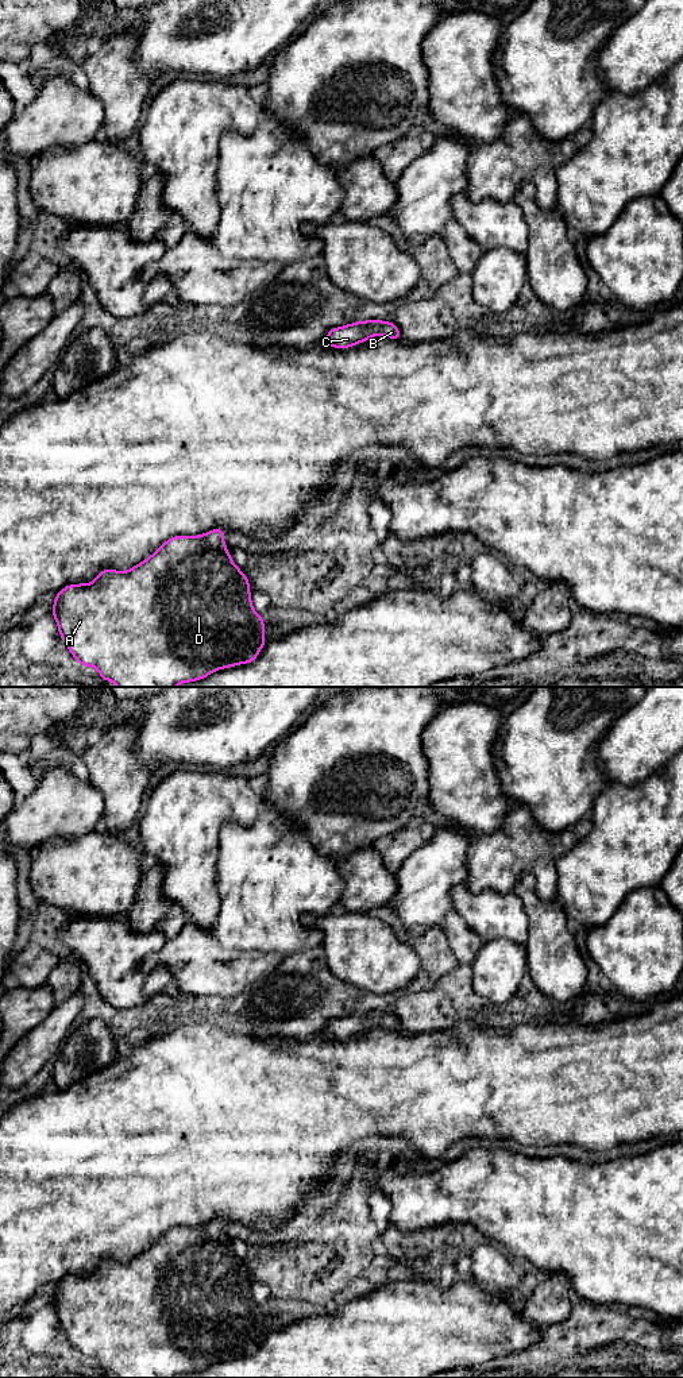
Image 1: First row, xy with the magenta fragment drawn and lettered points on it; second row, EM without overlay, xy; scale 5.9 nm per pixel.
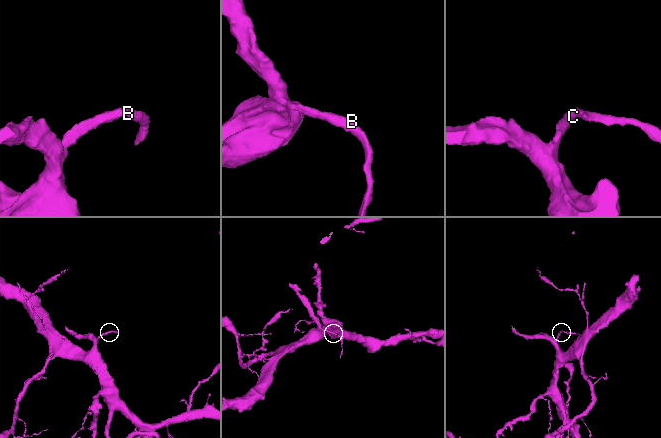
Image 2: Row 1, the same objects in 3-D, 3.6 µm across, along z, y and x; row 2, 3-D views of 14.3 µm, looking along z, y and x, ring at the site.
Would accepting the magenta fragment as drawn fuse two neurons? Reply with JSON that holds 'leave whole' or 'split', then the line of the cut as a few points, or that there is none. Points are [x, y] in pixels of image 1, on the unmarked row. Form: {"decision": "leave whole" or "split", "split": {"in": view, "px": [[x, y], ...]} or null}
{"decision": "leave whole", "split": null}

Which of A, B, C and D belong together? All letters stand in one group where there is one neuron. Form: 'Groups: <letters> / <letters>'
Groups: A B C D

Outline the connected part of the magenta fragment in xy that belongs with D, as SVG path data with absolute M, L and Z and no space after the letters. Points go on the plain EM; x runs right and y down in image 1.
M215 1219L197 1227L177 1225L167 1230L154 1244L135 1255L128 1262L103 1259L90 1274L67 1275L55 1285L51 1306L57 1313L58 1324L70 1346L81 1358L94 1358L100 1370L113 1373L117 1378L175 1378L180 1374L192 1374L205 1370L211 1365L242 1355L254 1354L266 1335L265 1311L252 1297L250 1270L234 1254L224 1232L225 1221Z

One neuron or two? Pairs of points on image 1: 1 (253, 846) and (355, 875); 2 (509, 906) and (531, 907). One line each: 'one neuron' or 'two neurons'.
1: two neurons
2: two neurons

